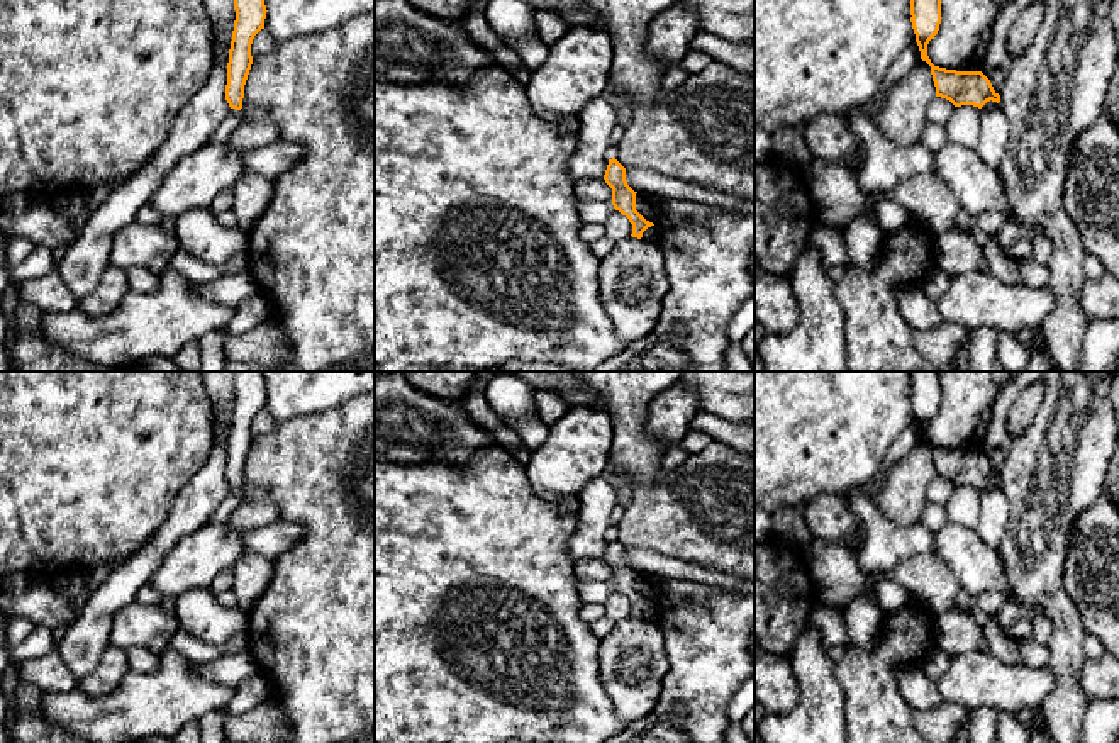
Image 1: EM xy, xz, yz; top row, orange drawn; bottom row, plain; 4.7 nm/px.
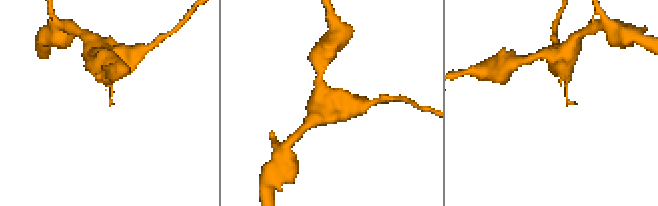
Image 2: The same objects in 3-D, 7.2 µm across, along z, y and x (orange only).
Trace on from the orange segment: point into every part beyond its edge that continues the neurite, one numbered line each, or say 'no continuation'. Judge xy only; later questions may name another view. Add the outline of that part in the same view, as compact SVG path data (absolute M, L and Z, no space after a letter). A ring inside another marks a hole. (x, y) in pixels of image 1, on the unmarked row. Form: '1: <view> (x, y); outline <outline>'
1: xy (234, 499); outline M231 489L225 500L215 509L210 516L210 522L214 524L225 524L229 516L244 502L244 495L241 490Z

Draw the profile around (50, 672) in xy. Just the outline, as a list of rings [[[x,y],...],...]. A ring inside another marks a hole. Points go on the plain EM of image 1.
[[[56,650],[22,662],[19,675],[20,680],[39,687],[42,692],[70,692],[76,689],[76,679]]]

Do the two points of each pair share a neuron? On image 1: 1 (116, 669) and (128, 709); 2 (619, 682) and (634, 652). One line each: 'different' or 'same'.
1: different
2: same

